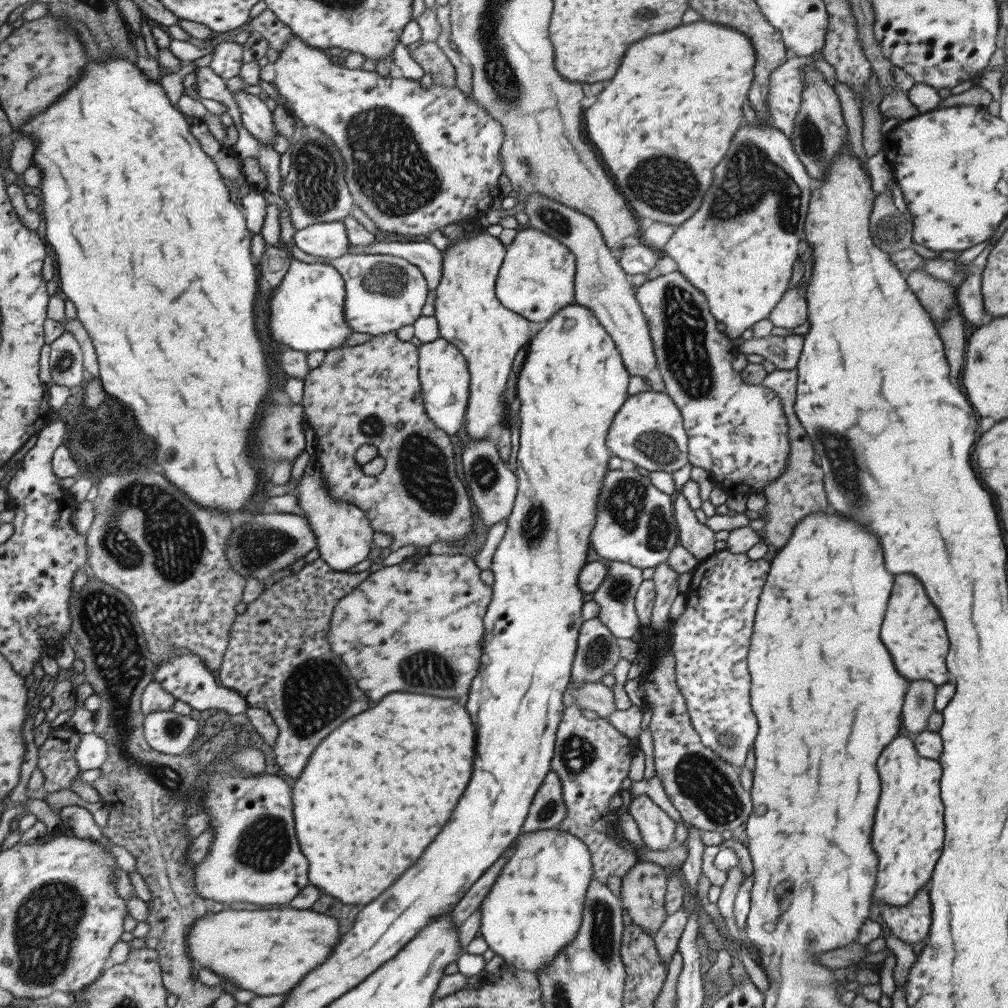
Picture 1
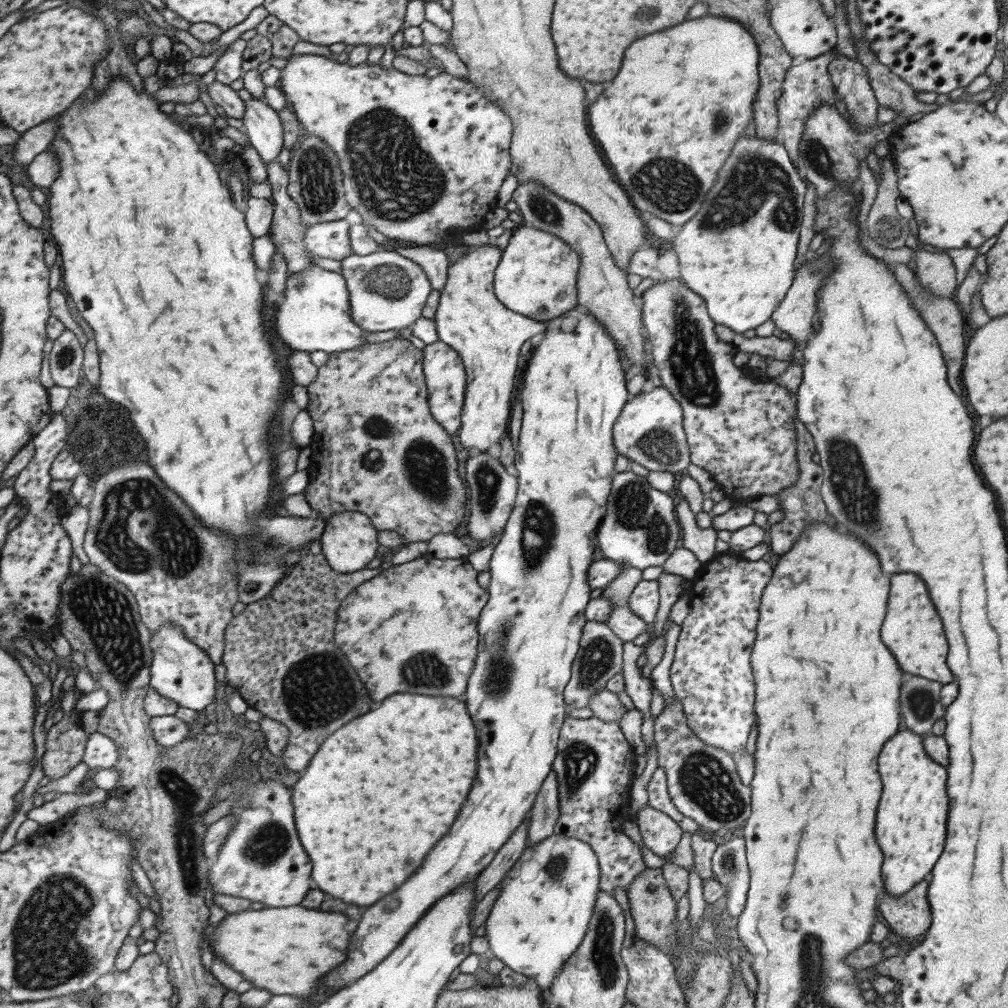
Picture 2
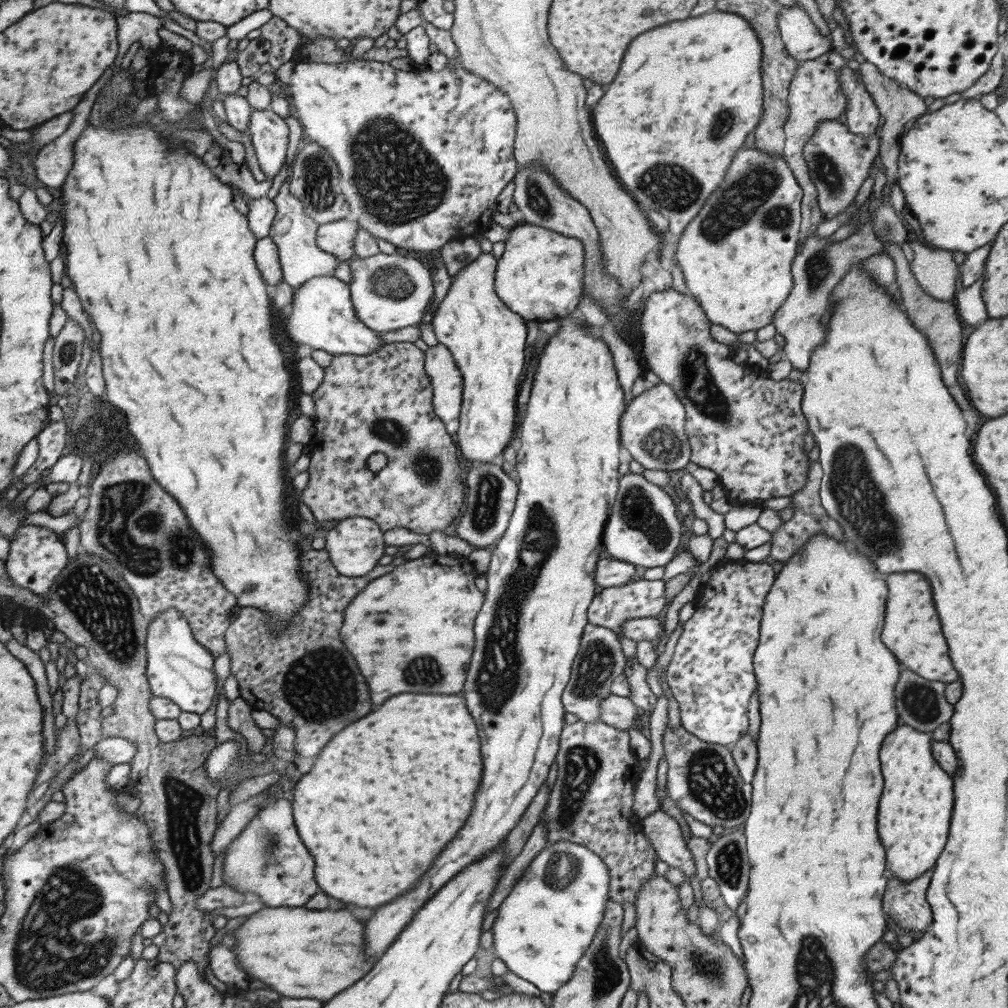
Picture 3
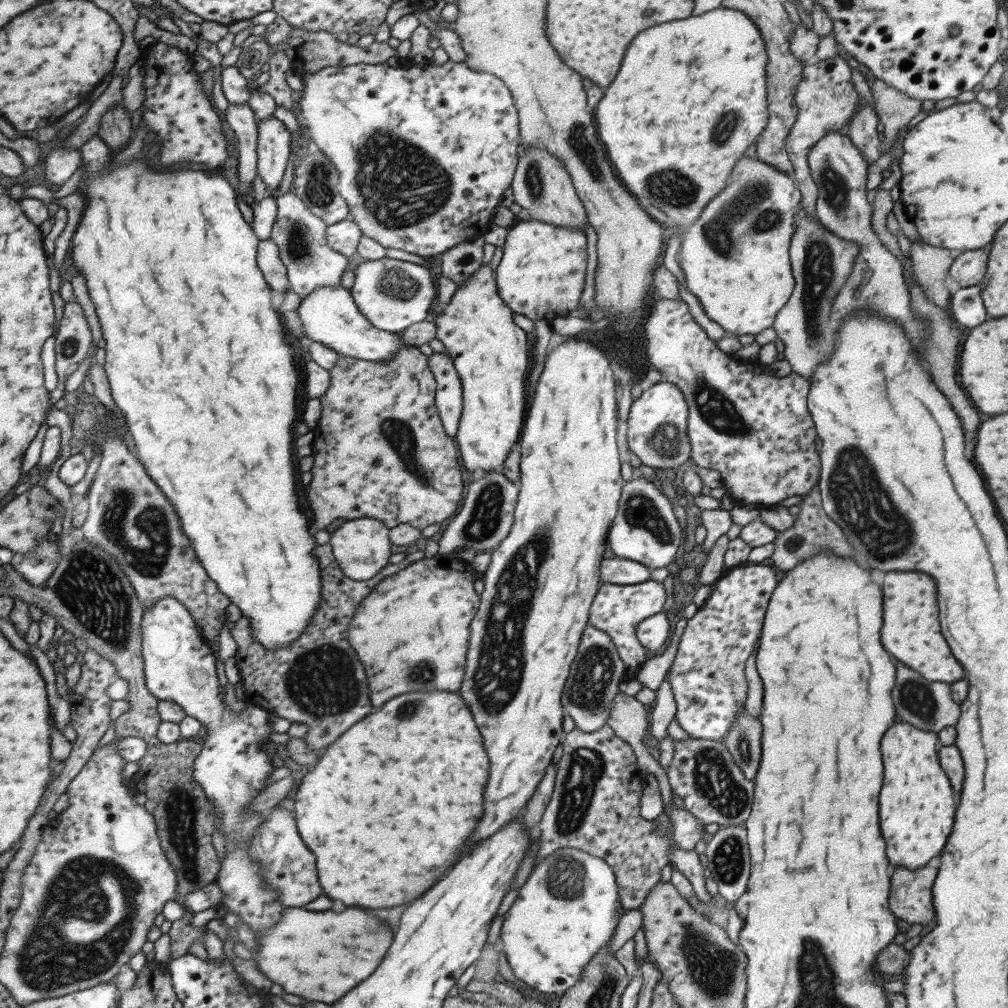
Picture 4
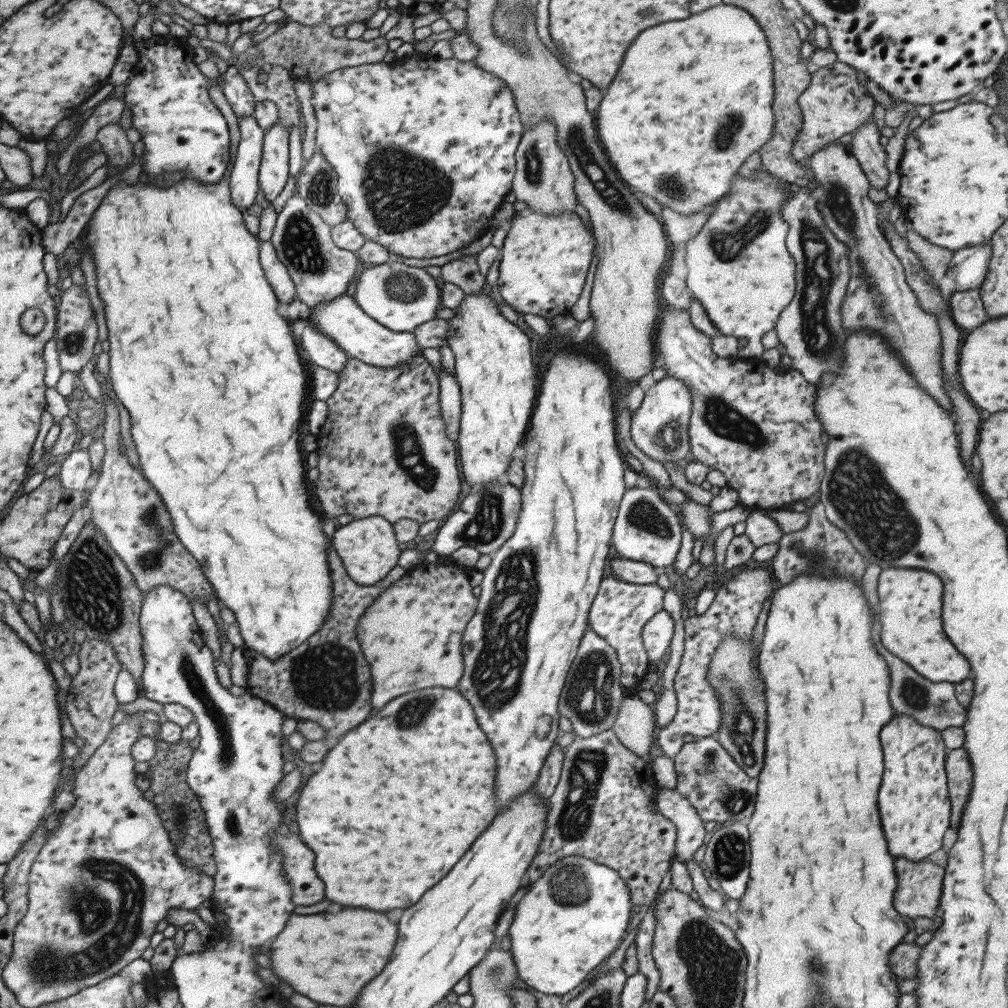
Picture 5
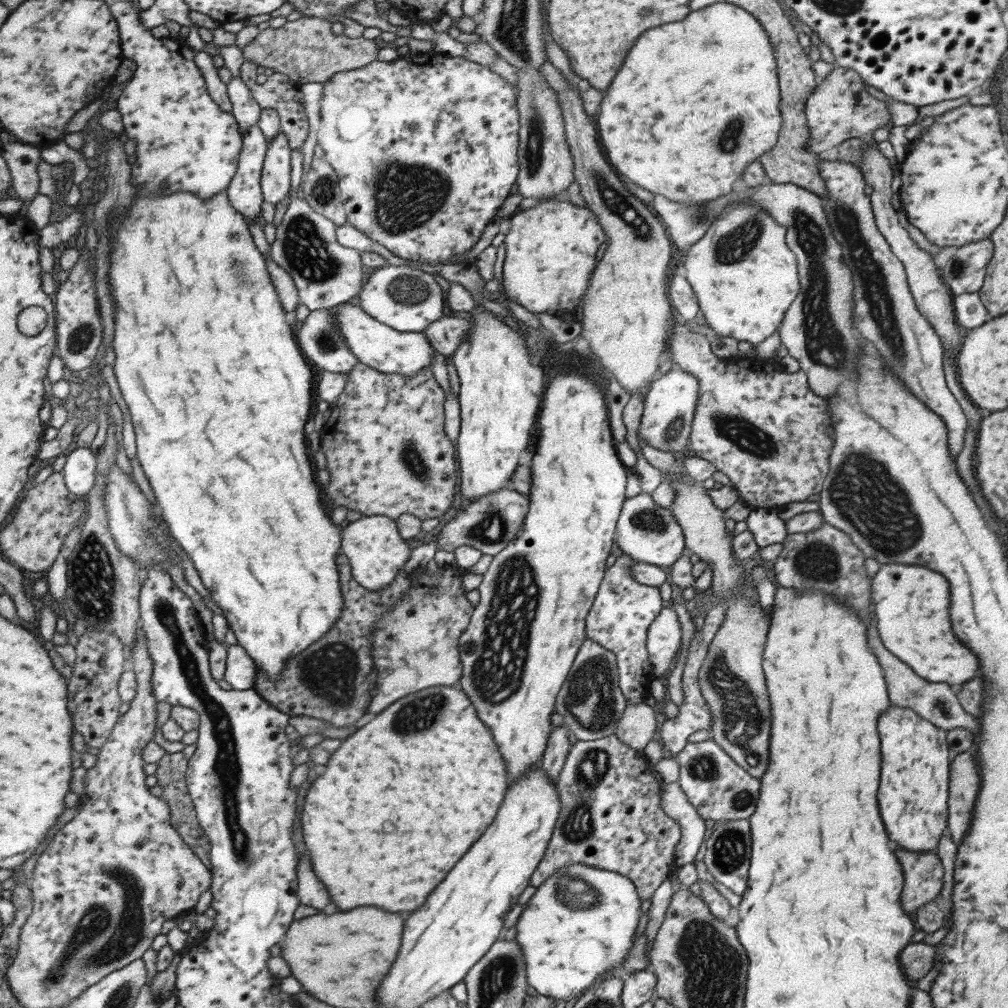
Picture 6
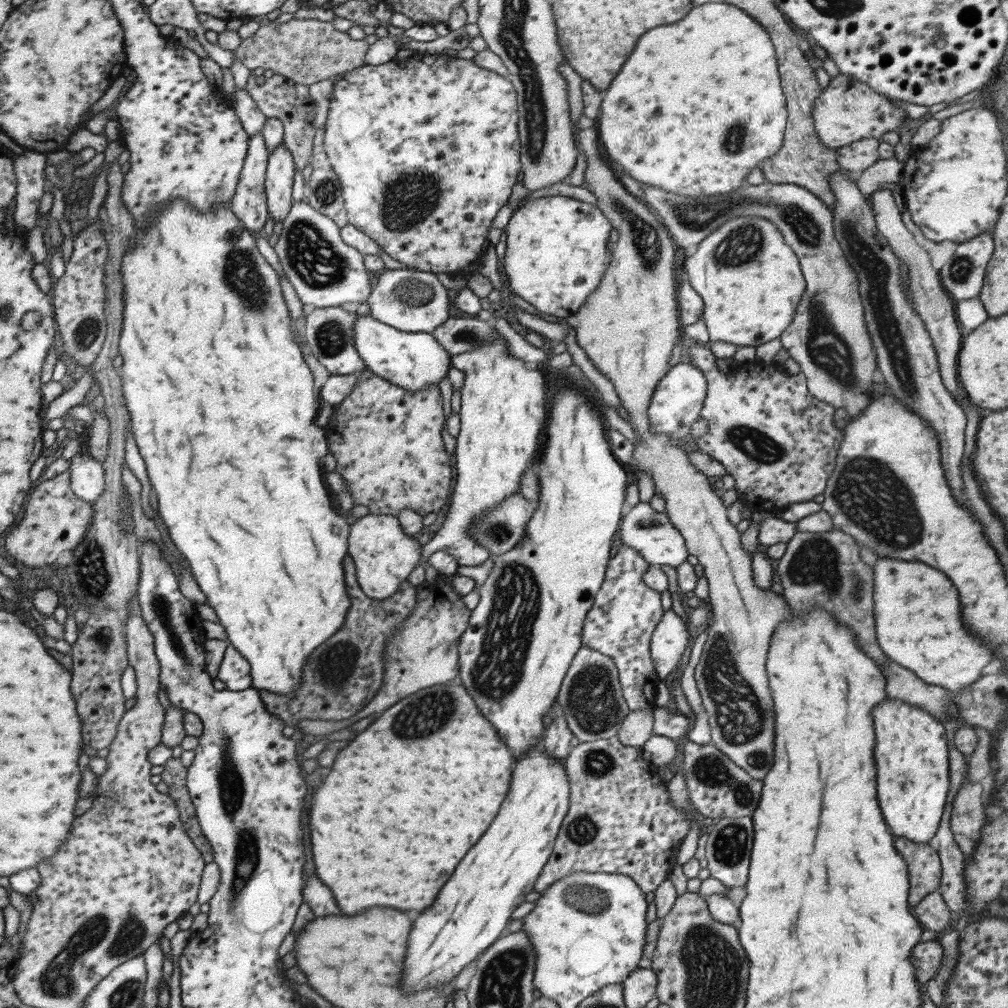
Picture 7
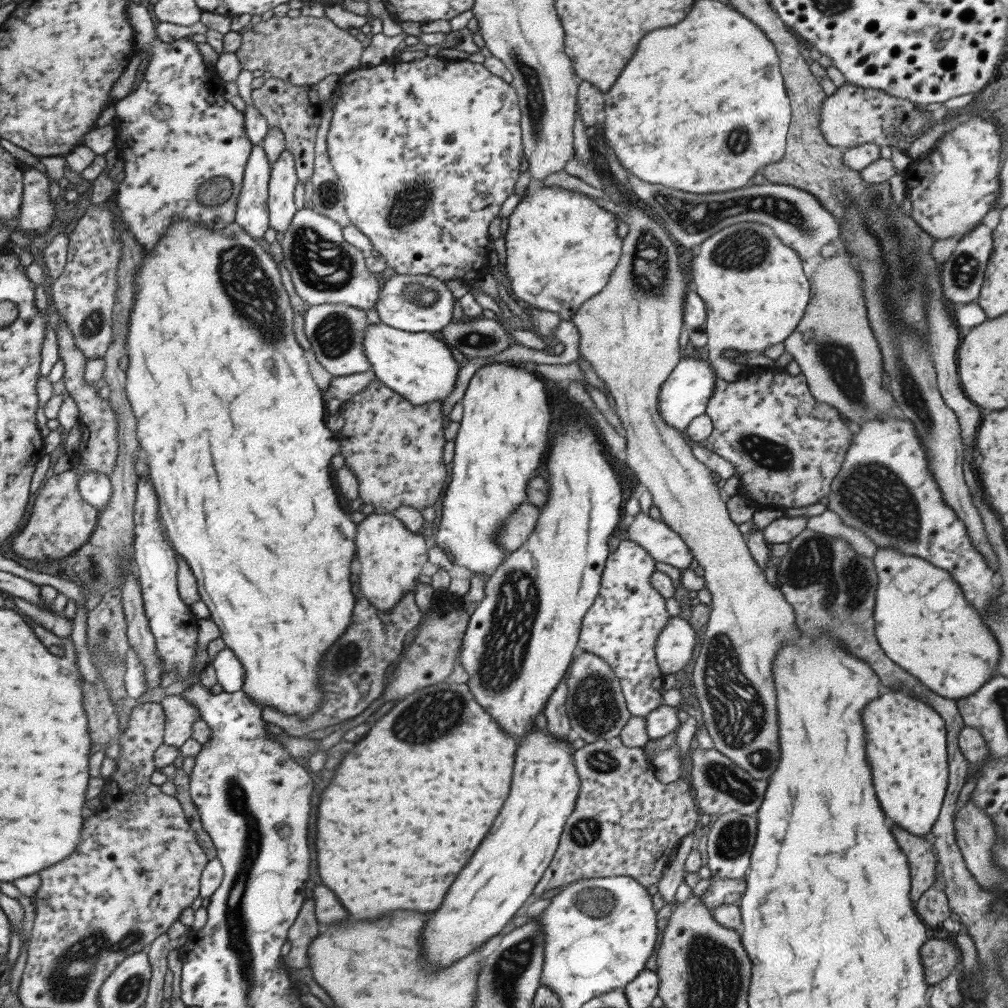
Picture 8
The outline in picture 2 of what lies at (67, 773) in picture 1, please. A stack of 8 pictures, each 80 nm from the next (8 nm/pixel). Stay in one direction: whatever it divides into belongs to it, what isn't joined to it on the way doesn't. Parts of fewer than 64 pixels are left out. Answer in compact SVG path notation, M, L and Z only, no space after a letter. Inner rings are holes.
M75 688L62 695L59 701L64 715L59 722L50 726L45 743L46 751L42 756L42 770L48 780L57 780L77 766L82 760L86 744L87 732L80 726L78 713L71 711L81 695Z

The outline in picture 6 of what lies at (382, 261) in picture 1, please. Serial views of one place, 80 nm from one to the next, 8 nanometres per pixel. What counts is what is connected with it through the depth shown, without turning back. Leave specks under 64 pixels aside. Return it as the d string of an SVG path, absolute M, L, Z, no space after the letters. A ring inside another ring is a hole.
M387 264L373 269L362 284L358 298L358 306L365 314L393 330L408 333L421 333L431 322L443 317L446 305L443 291L432 274L403 265Z

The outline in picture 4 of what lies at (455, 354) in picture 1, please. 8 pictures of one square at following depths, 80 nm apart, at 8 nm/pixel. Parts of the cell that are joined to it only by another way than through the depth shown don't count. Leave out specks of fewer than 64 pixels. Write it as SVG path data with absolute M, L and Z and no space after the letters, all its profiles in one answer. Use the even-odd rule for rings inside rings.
M432 353L427 366L434 376L434 405L444 432L449 438L456 436L462 409L462 384L446 353Z

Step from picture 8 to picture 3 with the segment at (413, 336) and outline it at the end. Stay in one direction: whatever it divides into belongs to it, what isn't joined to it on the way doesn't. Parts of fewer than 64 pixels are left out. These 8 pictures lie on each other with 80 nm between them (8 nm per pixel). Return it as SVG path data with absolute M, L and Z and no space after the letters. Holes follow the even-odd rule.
M316 276L294 289L291 310L283 322L285 334L293 344L309 346L332 355L364 355L372 353L385 342L354 315L348 284L336 277Z

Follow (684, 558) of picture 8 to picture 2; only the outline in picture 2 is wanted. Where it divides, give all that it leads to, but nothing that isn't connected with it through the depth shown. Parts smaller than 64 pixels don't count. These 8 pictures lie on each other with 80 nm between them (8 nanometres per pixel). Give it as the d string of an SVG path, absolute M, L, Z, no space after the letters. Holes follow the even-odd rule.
M631 471L618 472L612 476L611 494L607 496L605 514L601 517L595 533L596 547L604 559L623 566L645 569L662 566L677 547L681 530L674 515L673 495L659 492L649 486L646 476Z

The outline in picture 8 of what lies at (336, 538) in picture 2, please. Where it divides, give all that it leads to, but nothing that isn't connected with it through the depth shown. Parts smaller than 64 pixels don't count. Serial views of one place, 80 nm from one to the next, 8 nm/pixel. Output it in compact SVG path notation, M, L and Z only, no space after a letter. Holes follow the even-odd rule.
M371 513L356 524L354 536L357 584L361 594L380 612L390 613L405 593L413 593L421 566L428 562L428 541L407 530L392 514Z

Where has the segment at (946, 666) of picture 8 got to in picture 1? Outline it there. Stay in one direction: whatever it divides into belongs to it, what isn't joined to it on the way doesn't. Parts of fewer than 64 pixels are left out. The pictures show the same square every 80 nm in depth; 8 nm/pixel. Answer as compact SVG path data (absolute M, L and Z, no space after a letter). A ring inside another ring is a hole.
M911 574L894 575L892 586L887 612L881 624L881 642L887 646L895 670L909 680L928 680L935 685L951 682L951 676L943 664L943 658L947 654L947 636L935 606L923 592L924 586ZM923 632L937 638L923 638Z

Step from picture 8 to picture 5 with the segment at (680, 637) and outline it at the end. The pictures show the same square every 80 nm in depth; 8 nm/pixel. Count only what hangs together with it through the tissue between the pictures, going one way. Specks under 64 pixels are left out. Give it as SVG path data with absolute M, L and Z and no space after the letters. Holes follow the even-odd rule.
M660 611L649 619L641 629L641 640L647 658L654 665L663 662L663 654L669 648L674 633L674 618L668 612Z

